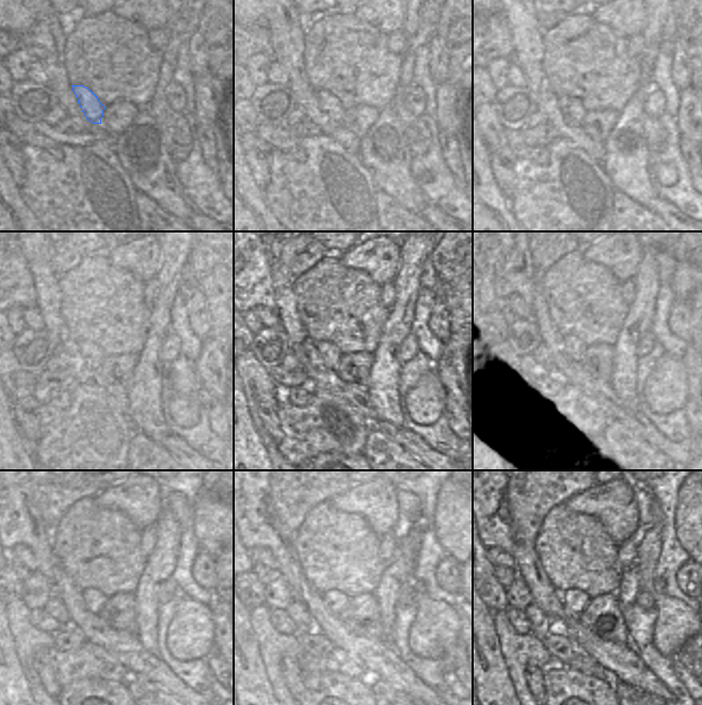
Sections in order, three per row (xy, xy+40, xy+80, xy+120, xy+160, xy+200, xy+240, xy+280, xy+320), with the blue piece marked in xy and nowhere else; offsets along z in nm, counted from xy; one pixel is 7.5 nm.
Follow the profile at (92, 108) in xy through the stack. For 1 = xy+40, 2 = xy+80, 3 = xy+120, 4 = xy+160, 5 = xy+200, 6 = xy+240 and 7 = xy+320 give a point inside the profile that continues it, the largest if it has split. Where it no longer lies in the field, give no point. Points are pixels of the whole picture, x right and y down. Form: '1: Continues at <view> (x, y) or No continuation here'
1: Continues at xy+40 (329, 103)
2: Continues at xy+80 (573, 112)
3: Continues at xy+120 (93, 355)
4: Continues at xy+160 (331, 355)
5: Continues at xy+200 (571, 347)
6: Continues at xy+240 (94, 599)
7: Continues at xy+320 (574, 601)

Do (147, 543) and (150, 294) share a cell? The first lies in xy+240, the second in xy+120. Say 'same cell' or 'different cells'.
same cell

